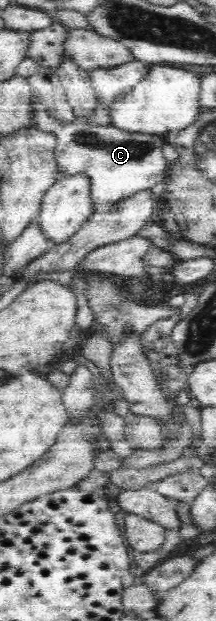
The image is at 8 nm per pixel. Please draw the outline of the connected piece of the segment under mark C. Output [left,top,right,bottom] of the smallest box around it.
[28,90,168,214]

